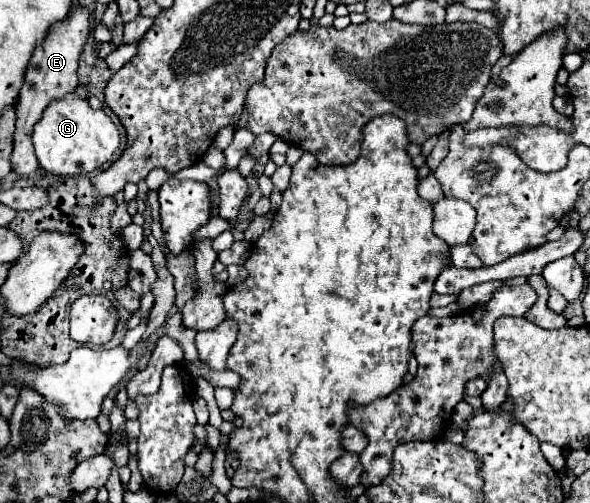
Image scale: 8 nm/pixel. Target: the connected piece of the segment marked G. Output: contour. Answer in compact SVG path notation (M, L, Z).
M69 94L59 102L51 102L43 118L33 128L35 156L41 168L55 176L77 176L103 168L111 162L119 148L119 130L103 110L93 110L87 100Z

